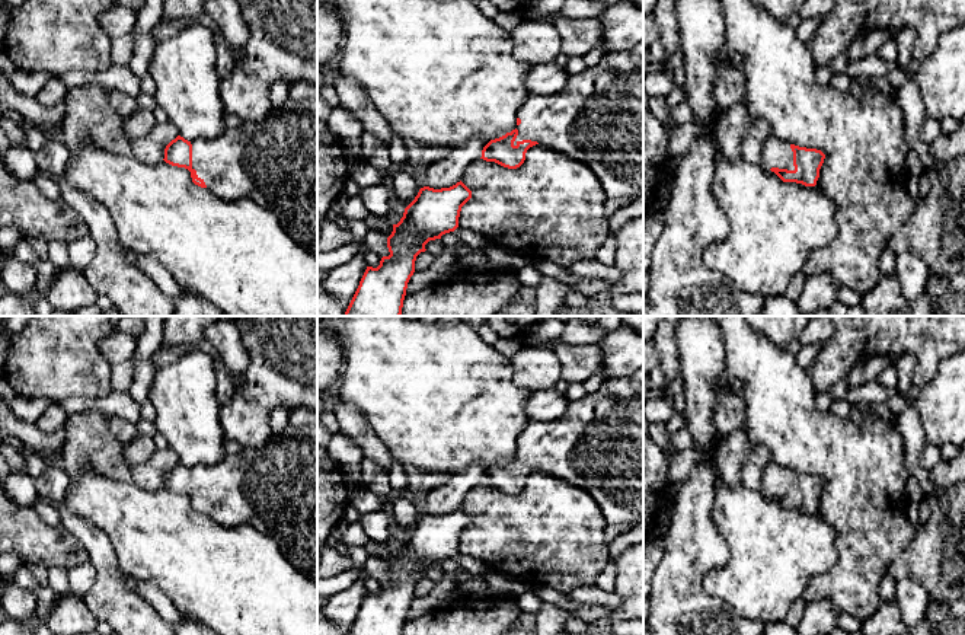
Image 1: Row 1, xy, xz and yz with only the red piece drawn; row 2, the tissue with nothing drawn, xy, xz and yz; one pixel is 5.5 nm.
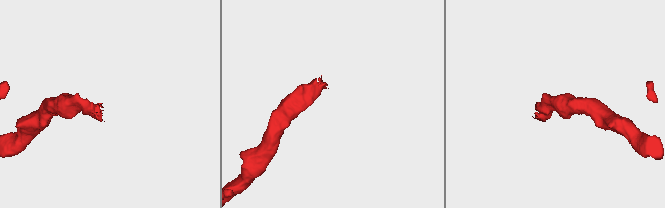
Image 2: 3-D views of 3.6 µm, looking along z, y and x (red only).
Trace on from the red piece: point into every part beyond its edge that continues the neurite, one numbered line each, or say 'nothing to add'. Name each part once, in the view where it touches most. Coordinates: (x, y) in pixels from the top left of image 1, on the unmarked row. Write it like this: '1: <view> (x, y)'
1: xz (597, 444)

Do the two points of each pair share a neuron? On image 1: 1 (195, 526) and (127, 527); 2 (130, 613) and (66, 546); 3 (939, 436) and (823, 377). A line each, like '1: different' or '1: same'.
1: same
2: different
3: different

